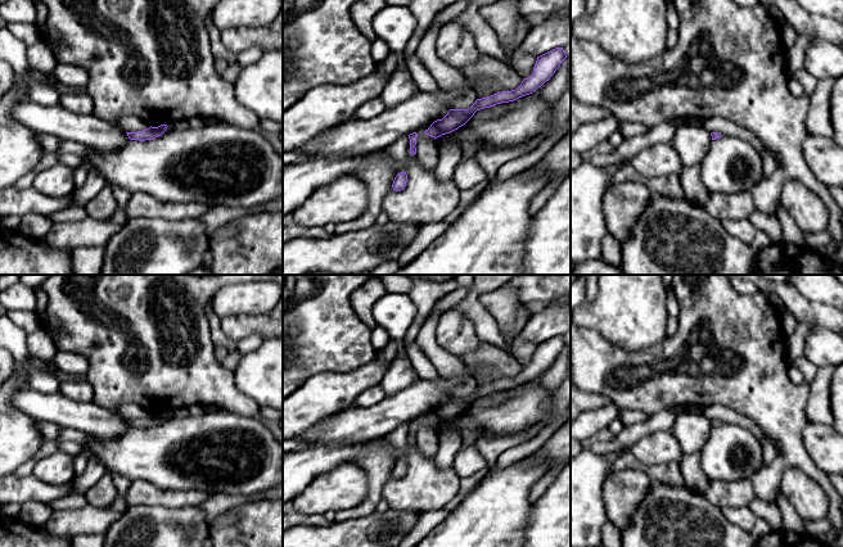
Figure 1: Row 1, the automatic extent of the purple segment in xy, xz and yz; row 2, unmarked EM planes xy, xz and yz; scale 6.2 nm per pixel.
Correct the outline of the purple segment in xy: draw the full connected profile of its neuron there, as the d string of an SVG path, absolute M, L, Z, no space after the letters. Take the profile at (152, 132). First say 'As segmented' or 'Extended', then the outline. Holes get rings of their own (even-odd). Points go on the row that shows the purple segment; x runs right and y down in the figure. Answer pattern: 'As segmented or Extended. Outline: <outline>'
As segmented. Outline: M161 125L158 127L149 127L144 131L138 131L138 132L126 132L130 140L140 140L140 141L145 141L145 140L153 140L158 136L161 136L166 130L167 130L167 125Z

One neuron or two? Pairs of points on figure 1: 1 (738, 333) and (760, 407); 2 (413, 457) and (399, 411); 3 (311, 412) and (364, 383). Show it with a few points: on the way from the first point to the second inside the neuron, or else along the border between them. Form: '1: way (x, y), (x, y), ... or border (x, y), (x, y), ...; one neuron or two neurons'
1: way (738, 351), (738, 360), (760, 389); one neuron
2: border (408, 423), (397, 425), (378, 439); two neurons
3: way (324, 399), (332, 392), (351, 384); one neuron

